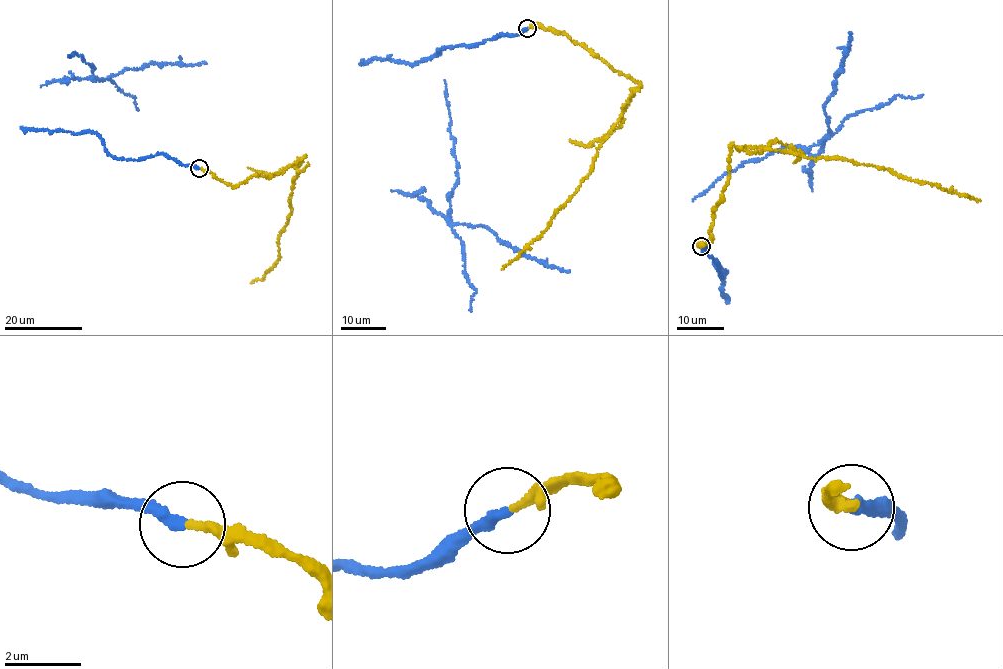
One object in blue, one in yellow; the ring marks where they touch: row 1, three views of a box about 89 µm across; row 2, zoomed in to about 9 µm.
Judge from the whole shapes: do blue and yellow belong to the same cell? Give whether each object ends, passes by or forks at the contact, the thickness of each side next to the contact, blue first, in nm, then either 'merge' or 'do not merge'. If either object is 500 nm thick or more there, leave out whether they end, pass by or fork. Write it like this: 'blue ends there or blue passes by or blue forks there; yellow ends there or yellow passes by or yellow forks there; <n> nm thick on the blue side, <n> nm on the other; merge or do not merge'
blue ends there; yellow ends there; 300 nm thick on the blue side, 220 nm on the other; do not merge

